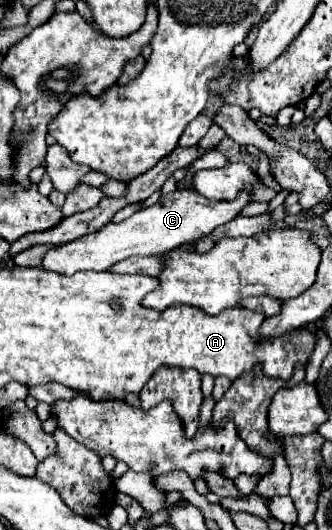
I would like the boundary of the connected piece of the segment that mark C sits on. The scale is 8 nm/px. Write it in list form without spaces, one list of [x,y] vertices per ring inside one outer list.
[[[248,188],[244,192],[240,192],[240,196],[232,202],[216,202],[216,200],[208,200],[192,190],[182,190],[182,192],[176,190],[168,196],[162,196],[154,206],[134,212],[130,218],[126,218],[120,224],[108,222],[98,232],[86,234],[86,236],[76,238],[68,244],[48,250],[42,258],[42,268],[72,276],[76,272],[86,272],[86,270],[96,270],[96,272],[108,270],[112,264],[126,260],[130,256],[164,254],[168,250],[178,248],[184,242],[194,242],[194,240],[210,234],[216,226],[222,226],[228,220],[232,220],[248,202],[250,202]]]

